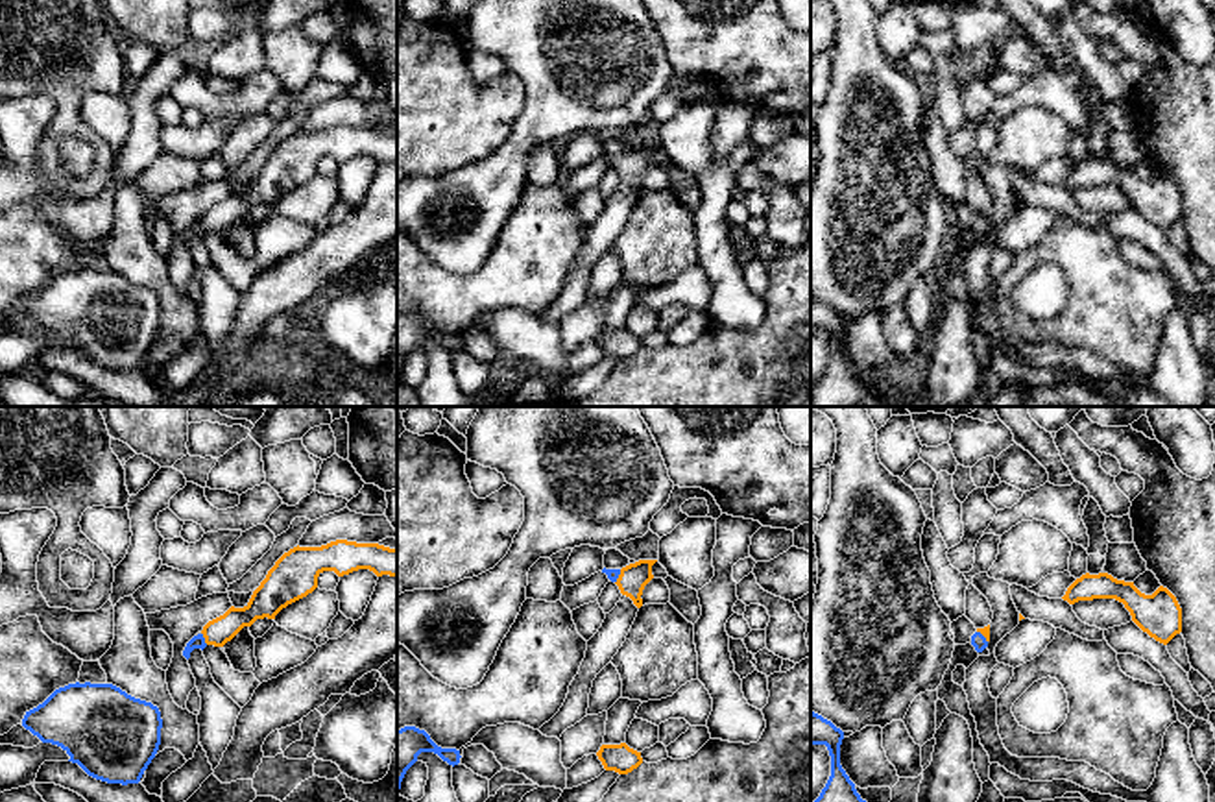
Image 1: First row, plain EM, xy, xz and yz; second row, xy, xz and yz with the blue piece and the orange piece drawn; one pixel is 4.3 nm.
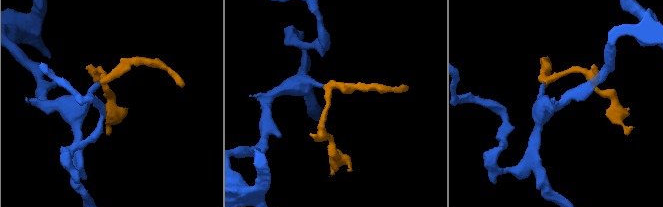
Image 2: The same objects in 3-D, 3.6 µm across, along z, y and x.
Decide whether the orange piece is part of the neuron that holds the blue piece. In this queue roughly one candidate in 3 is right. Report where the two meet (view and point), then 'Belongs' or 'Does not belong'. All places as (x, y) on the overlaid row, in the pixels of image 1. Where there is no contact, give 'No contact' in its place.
Touches blue at xy (204, 638). Belongs

